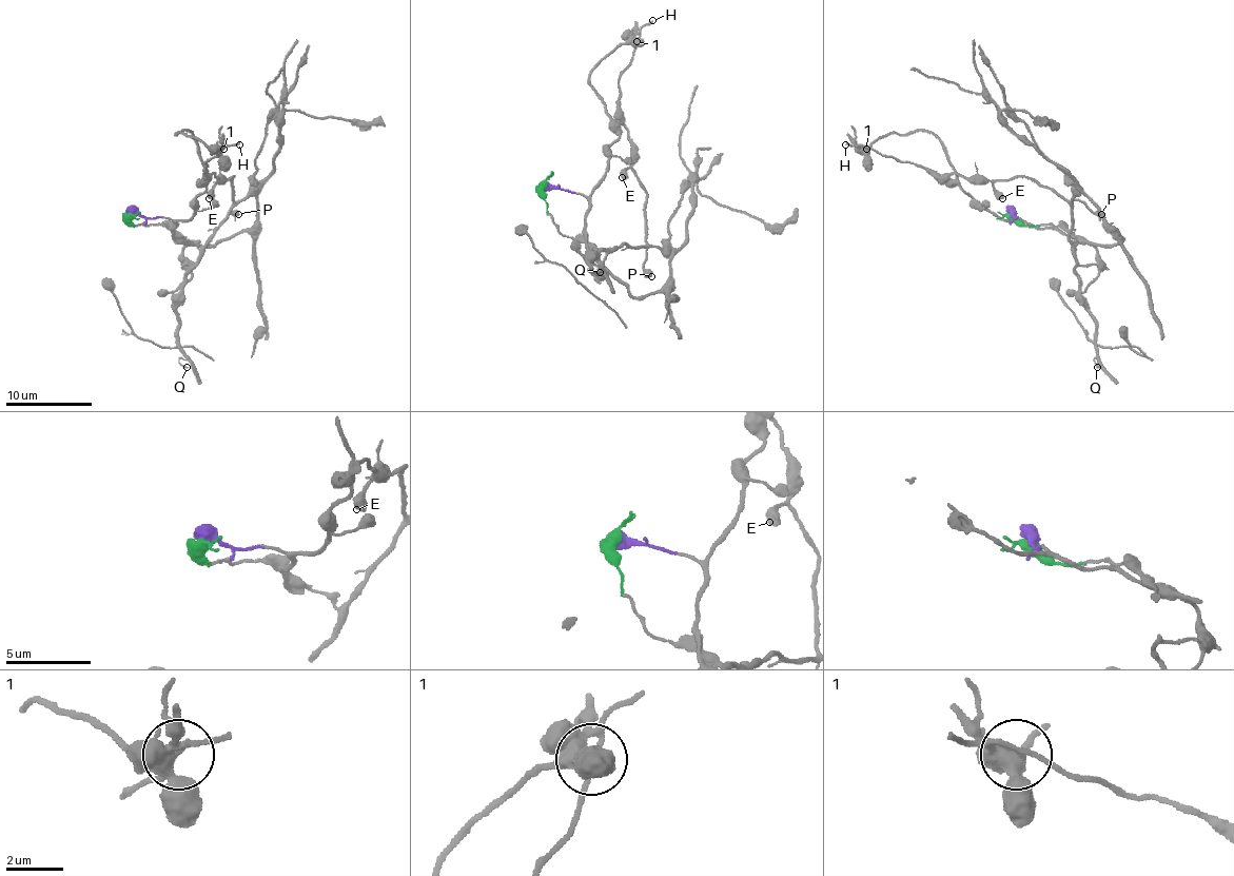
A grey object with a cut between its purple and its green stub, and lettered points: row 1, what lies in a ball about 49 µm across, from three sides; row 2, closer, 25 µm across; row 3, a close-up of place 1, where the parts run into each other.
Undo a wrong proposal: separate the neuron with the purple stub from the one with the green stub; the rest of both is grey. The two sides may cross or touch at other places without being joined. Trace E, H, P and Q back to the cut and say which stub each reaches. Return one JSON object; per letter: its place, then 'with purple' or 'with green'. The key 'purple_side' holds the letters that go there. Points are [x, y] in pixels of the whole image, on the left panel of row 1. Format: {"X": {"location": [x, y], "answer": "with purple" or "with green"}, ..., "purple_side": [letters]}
{"E": {"location": [209, 198], "answer": "with green"}, "H": {"location": [239, 144], "answer": "with green"}, "P": {"location": [238, 214], "answer": "with green"}, "Q": {"location": [187, 367], "answer": "with green"}, "purple_side": []}

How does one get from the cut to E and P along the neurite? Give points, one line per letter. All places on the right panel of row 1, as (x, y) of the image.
E: (1011, 213), (1023, 225), (1062, 225), (1076, 244), (1069, 237), (1066, 200), (1017, 177), (994, 183), (1002, 198)
P: (1011, 213), (1023, 225), (1062, 225), (1076, 239), (1074, 246), (1069, 237), (1071, 202), (1082, 200), (1101, 213)

